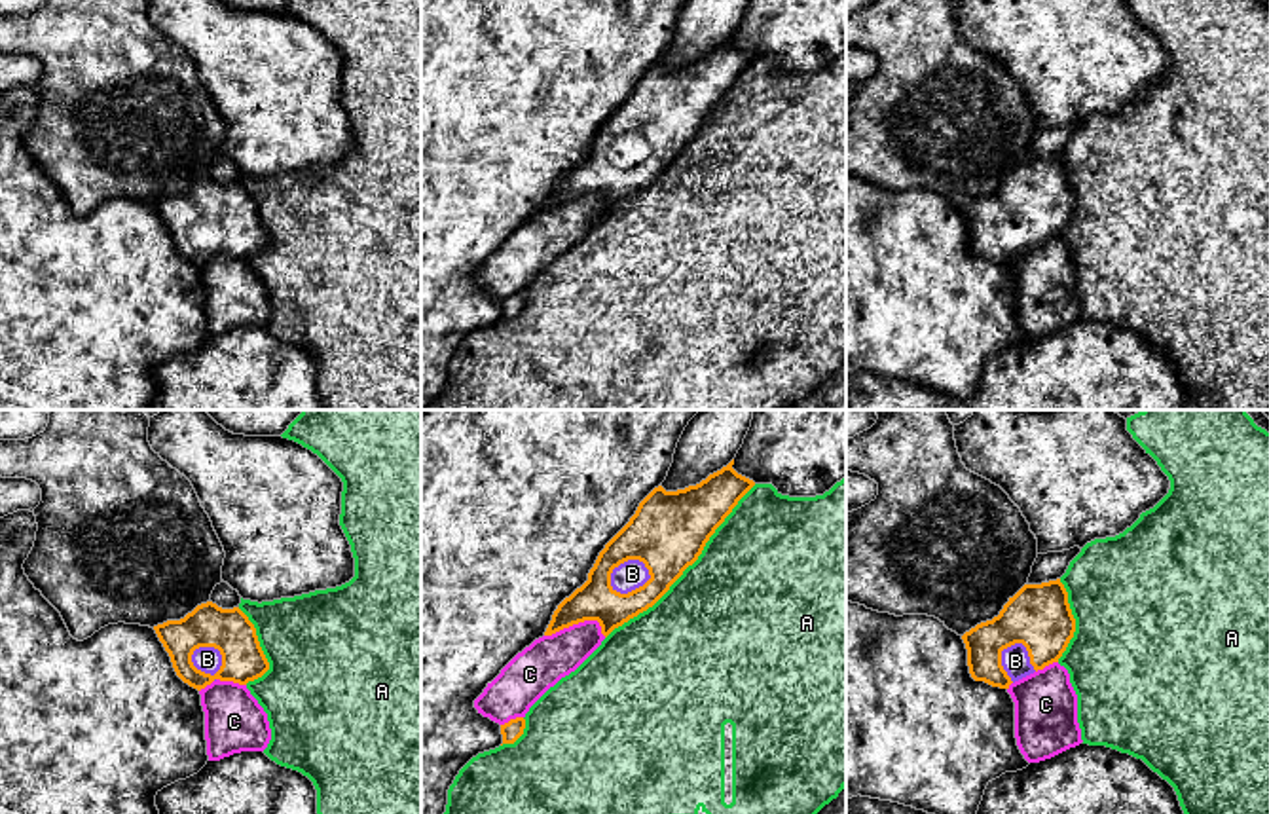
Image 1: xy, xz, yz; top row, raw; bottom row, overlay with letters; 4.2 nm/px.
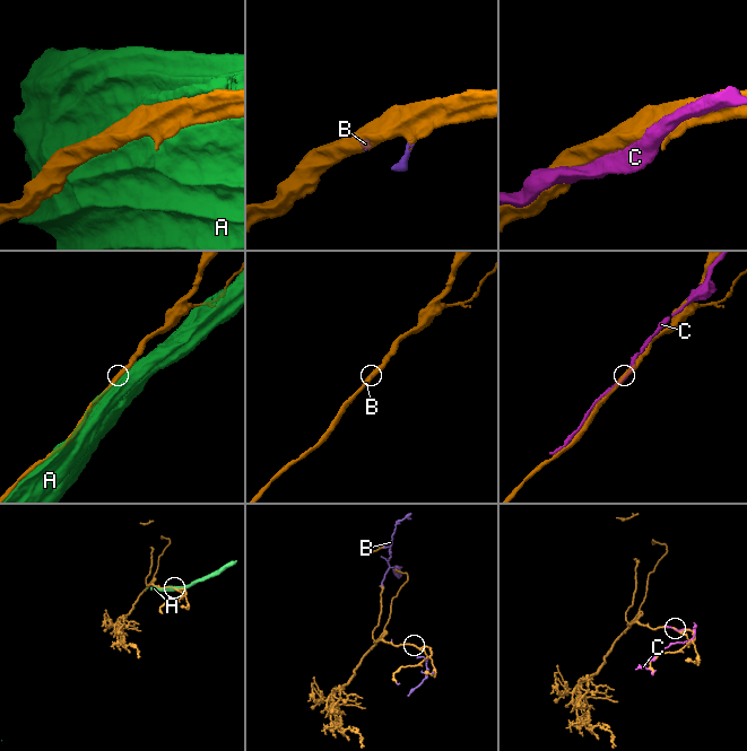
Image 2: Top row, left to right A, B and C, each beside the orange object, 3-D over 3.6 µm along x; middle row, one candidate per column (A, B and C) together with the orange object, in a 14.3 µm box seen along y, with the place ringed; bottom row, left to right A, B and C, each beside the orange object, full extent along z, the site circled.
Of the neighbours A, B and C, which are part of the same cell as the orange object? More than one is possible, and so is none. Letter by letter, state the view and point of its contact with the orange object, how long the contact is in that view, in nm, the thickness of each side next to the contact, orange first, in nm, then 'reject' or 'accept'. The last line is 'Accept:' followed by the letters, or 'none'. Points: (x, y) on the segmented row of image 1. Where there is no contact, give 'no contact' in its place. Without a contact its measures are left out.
A: meets orange in xz at (687, 566); contact 900 nm long; 320 nm thick on the orange side, 480 nm on the other; reject
B: meets orange in xz at (632, 591); contact 190 nm long; 260 nm thick on the orange side, 120 nm on the other; accept
C: meets orange in xz at (579, 621); contact 260 nm long; 170 nm thick on the orange side, 200 nm on the other; reject
Accept: B

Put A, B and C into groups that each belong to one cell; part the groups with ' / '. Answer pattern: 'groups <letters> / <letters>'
groups A / B / C

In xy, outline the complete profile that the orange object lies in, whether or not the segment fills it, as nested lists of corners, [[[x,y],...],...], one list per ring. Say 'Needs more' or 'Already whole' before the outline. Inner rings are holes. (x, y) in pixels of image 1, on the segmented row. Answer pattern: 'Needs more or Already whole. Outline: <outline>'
Needs more. Outline: [[[207,601],[154,630],[176,675],[197,691],[216,679],[247,685],[269,670],[256,628],[239,607]]]

